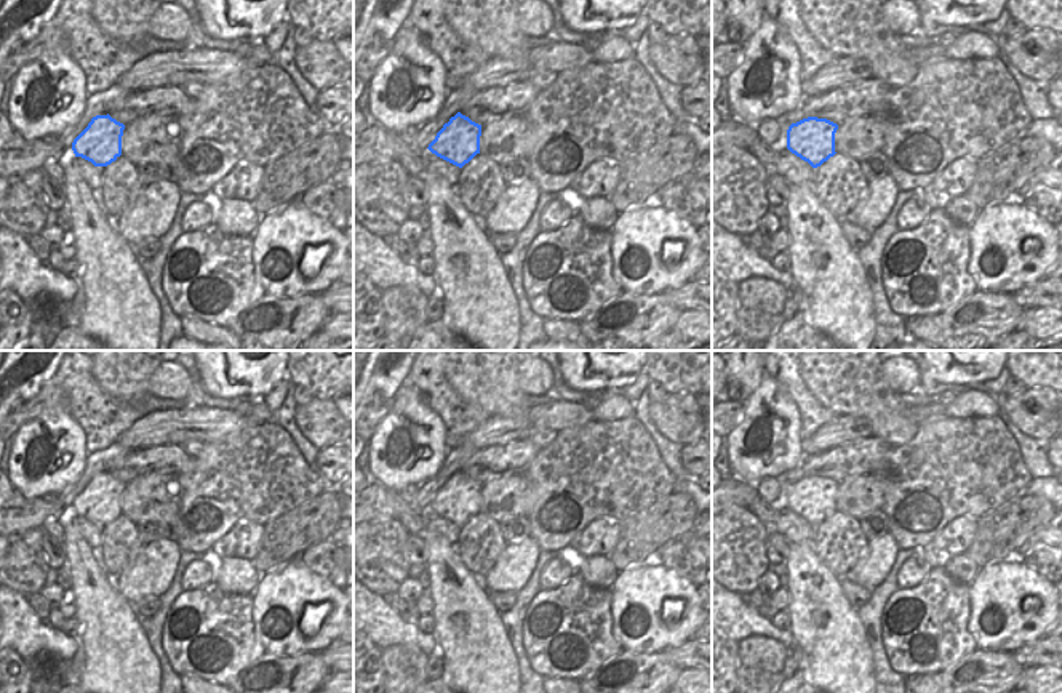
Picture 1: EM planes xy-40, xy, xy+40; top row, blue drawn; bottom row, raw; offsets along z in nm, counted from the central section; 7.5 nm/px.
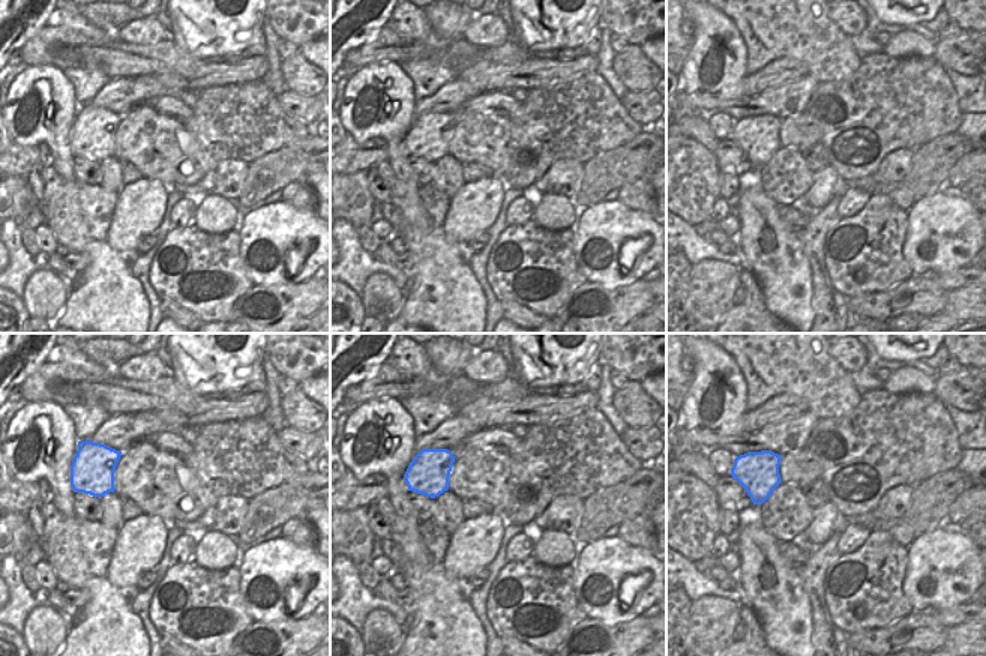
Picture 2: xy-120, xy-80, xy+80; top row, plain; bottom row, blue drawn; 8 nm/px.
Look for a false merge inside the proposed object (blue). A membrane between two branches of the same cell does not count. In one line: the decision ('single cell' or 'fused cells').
single cell

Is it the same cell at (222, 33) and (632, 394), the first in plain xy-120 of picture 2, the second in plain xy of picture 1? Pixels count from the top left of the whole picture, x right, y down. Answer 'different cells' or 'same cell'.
different cells

